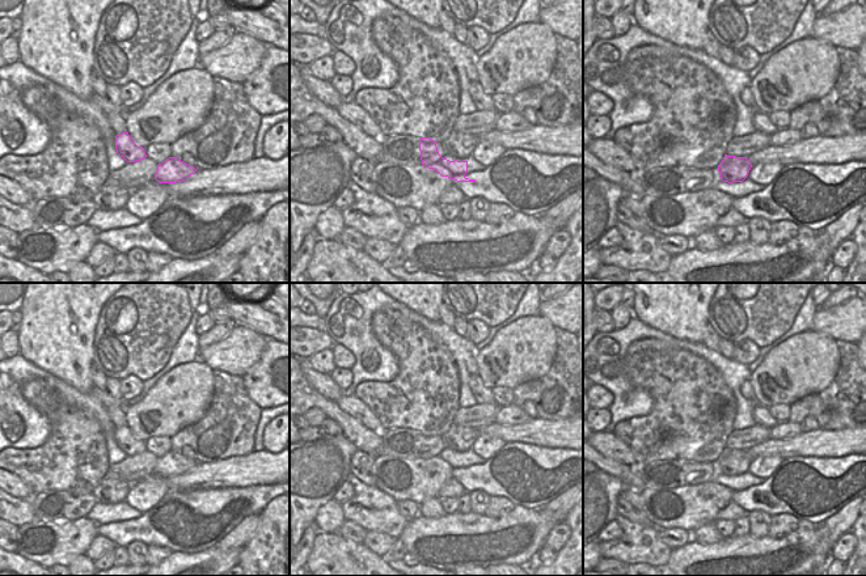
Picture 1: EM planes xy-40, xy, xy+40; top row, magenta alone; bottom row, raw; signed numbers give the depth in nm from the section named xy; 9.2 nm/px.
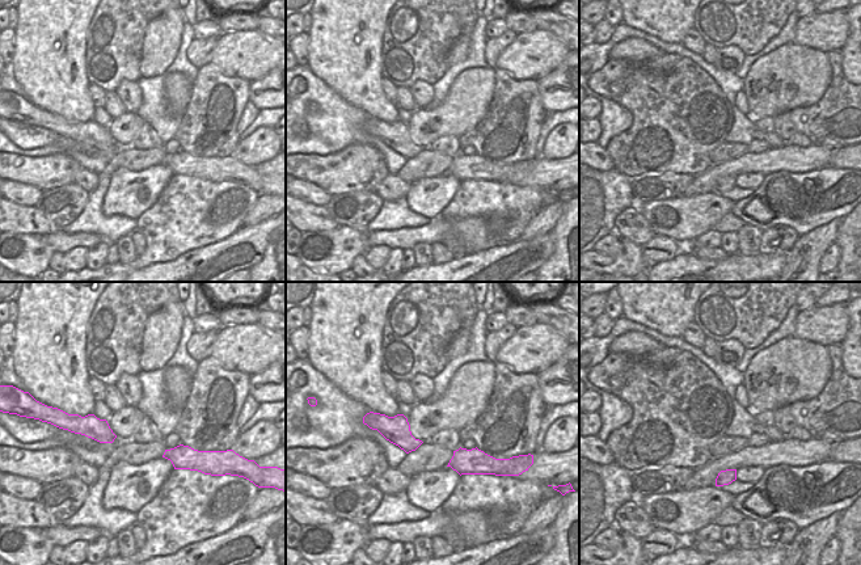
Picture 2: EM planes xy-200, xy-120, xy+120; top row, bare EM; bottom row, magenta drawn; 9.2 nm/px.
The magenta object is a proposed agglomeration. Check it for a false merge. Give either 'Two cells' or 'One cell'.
Two cells.

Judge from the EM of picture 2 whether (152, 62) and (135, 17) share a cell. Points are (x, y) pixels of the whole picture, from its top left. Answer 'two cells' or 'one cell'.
two cells

